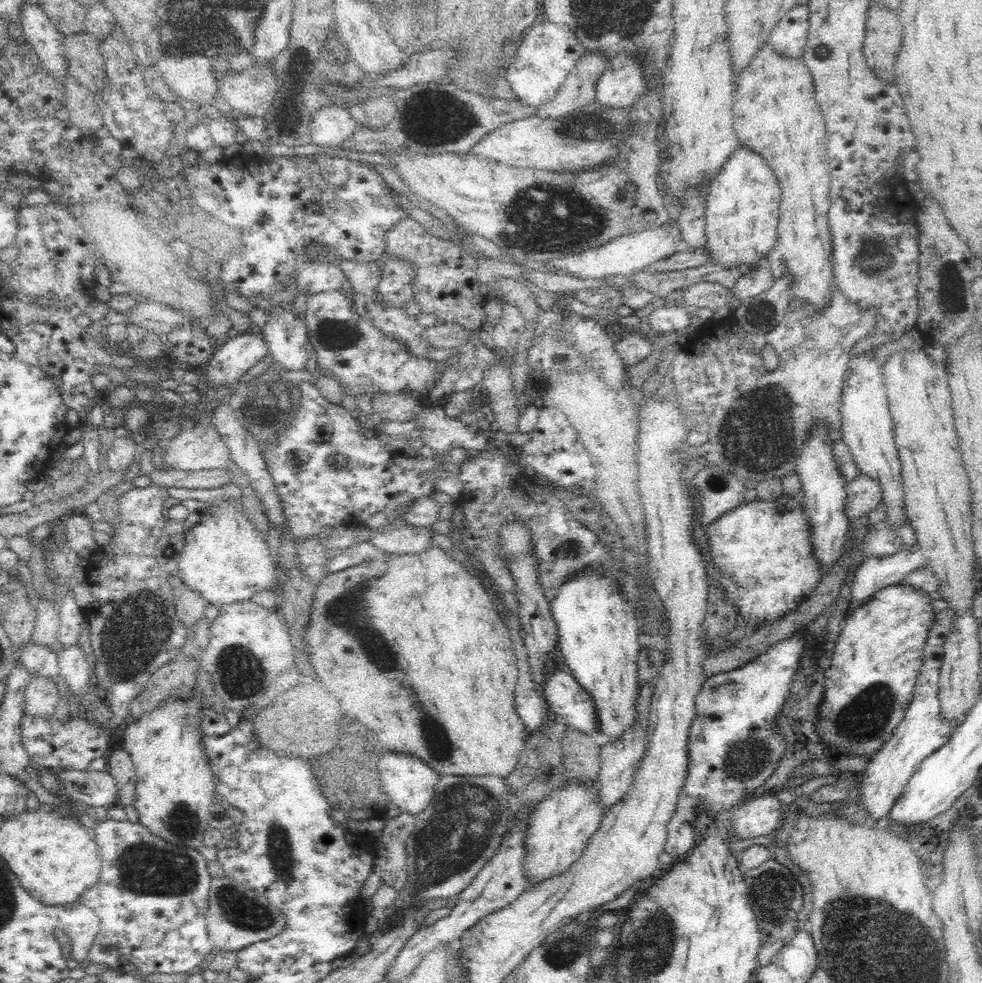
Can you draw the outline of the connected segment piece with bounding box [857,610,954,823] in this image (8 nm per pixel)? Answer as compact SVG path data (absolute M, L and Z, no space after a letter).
M944 610L939 612L930 626L928 641L924 649L924 664L917 676L914 686L913 698L908 705L904 718L892 733L892 736L879 748L872 760L862 770L862 780L857 786L861 791L861 804L869 813L864 817L866 821L876 823L896 804L909 778L920 768L925 758L931 756L940 748L952 734L952 723L942 717L940 702L938 700L938 680L944 656L944 644L952 627L952 612Z

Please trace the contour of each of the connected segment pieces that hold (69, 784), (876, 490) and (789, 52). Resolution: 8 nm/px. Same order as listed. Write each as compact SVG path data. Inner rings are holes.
M59 768L57 780L76 803L93 807L111 807L116 806L116 800L120 796L114 777L106 770Z
M862 474L847 484L846 494L845 514L849 521L851 518L860 518L874 512L879 502L883 500L882 485L878 483L878 479Z
M807 4L793 6L774 26L768 42L787 58L803 58L809 30L810 11Z

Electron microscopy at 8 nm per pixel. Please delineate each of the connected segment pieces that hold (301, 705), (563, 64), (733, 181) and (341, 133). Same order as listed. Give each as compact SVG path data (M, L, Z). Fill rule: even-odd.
M318 682L298 684L274 698L274 702L254 716L254 735L260 745L288 757L318 756L330 752L336 746L338 722L342 718L342 706L334 702L332 692L326 692Z
M544 22L534 24L519 41L520 47L507 70L507 79L515 97L532 107L540 108L556 96L563 87L567 74L578 64L586 50L573 31L564 24Z
M736 148L734 152L732 152L732 156L728 157L726 160L726 164L722 166L722 170L717 173L715 179L712 179L709 184L709 192L707 194L706 200L706 210L705 214L705 233L706 233L706 242L705 246L706 251L710 253L710 260L714 261L714 263L718 263L726 268L739 267L740 265L745 268L745 272L753 271L760 266L766 265L766 259L769 256L774 256L774 248L777 243L778 233L777 228L779 224L779 216L780 216L780 201L781 201L781 188L780 184L778 184L778 180L776 180L776 176L774 176L774 172L768 168L768 164L762 160L762 156L760 154L756 154L754 150L750 150L750 148Z
M334 104L316 110L310 117L310 142L318 146L347 146L357 130L352 114Z

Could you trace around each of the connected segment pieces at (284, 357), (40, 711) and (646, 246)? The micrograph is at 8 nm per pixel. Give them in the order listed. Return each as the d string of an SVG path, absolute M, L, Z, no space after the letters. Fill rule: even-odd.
M290 304L273 307L267 313L267 323L261 331L273 360L286 370L305 369L312 353L305 320L298 318Z
M31 677L25 690L24 715L49 717L55 714L58 685L50 677Z
M669 220L660 226L641 230L640 232L635 232L632 234L619 236L609 240L608 243L602 244L602 246L596 248L589 248L588 250L583 250L582 253L571 254L565 257L560 257L557 259L550 259L547 263L550 268L555 268L554 273L567 274L568 276L573 276L574 278L604 278L609 276L622 276L622 275L632 275L636 272L642 272L648 264L654 264L658 260L664 260L672 256L675 251L685 249L682 240L680 240L680 228L677 222L675 224L671 223Z

